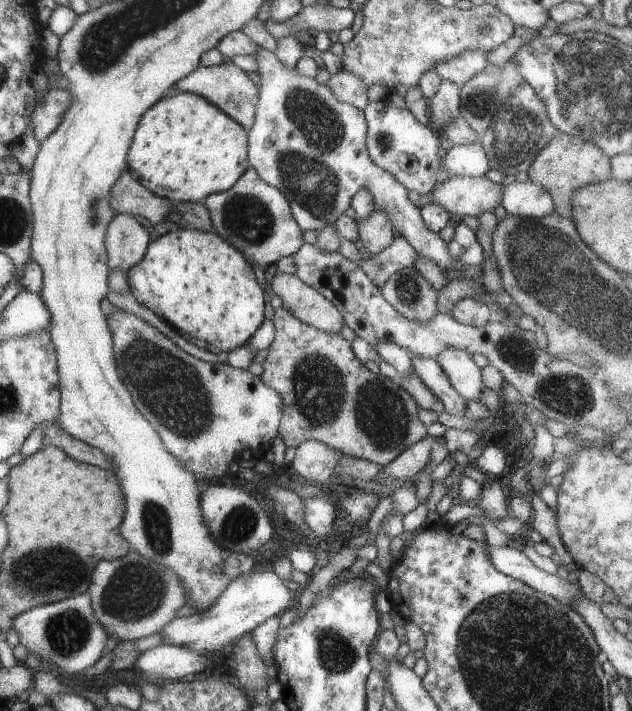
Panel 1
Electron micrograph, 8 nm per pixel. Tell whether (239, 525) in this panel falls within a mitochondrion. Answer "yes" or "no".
yes

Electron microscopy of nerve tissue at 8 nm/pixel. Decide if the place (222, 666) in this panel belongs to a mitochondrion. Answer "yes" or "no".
no

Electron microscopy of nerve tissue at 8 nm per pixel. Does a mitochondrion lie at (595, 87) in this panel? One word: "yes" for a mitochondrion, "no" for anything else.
yes

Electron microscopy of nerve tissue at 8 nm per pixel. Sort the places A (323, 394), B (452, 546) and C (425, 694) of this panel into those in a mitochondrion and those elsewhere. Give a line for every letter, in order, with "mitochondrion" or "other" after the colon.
A: mitochondrion
B: other
C: other

